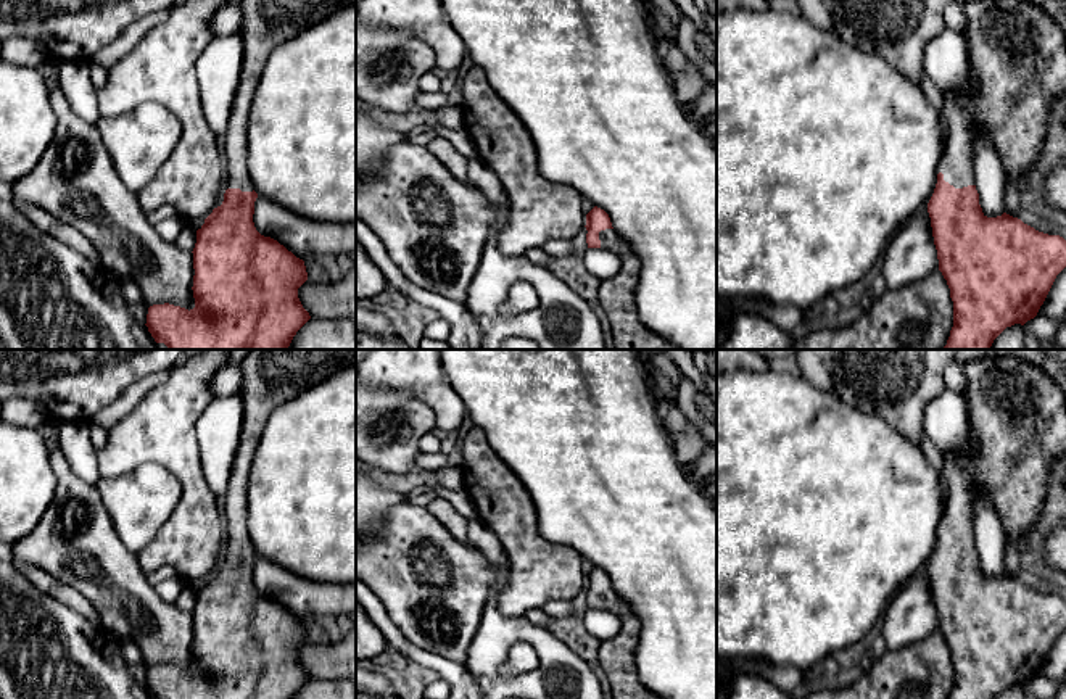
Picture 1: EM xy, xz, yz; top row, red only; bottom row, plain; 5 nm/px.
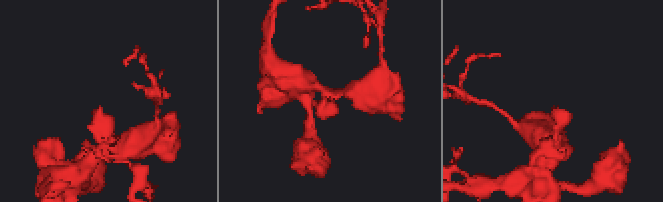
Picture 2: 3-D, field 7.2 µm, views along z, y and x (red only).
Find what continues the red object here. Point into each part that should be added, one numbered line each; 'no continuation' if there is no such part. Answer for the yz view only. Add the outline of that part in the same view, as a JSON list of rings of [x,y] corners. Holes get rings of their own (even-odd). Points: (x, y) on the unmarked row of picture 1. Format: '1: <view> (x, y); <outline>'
1: yz (1016, 411); [[[1019,356],[971,359],[961,364],[961,374],[974,445],[966,453],[942,454],[948,499],[939,533],[955,549],[974,546],[974,503],[984,498],[995,507],[1006,538],[1021,546],[1043,514],[1055,464],[1066,456],[1066,391]]]

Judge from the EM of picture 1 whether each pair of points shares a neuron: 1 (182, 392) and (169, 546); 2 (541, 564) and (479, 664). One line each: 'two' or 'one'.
1: one
2: two

